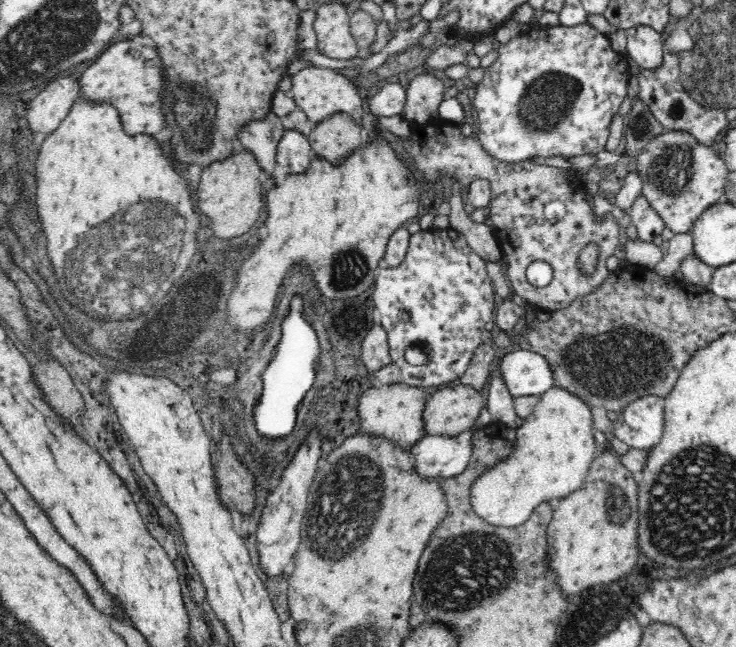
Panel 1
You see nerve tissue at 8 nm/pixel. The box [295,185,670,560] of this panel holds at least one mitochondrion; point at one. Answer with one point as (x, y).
(350, 266)

